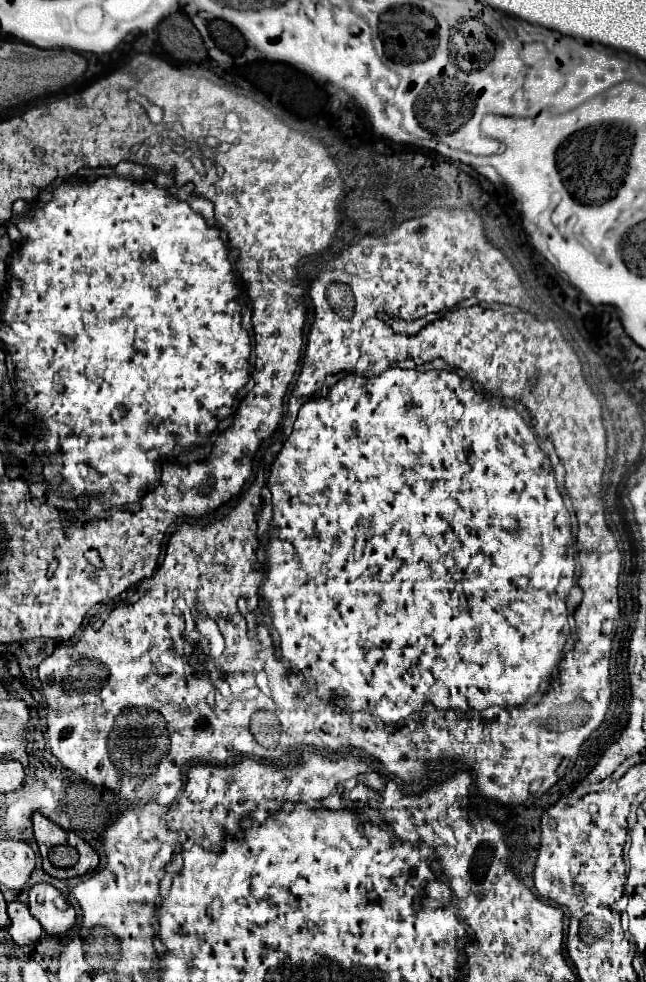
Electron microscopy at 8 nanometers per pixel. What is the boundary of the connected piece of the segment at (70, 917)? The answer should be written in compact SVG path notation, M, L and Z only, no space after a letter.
M33 884L27 906L49 934L63 934L75 924L75 908L51 884Z

